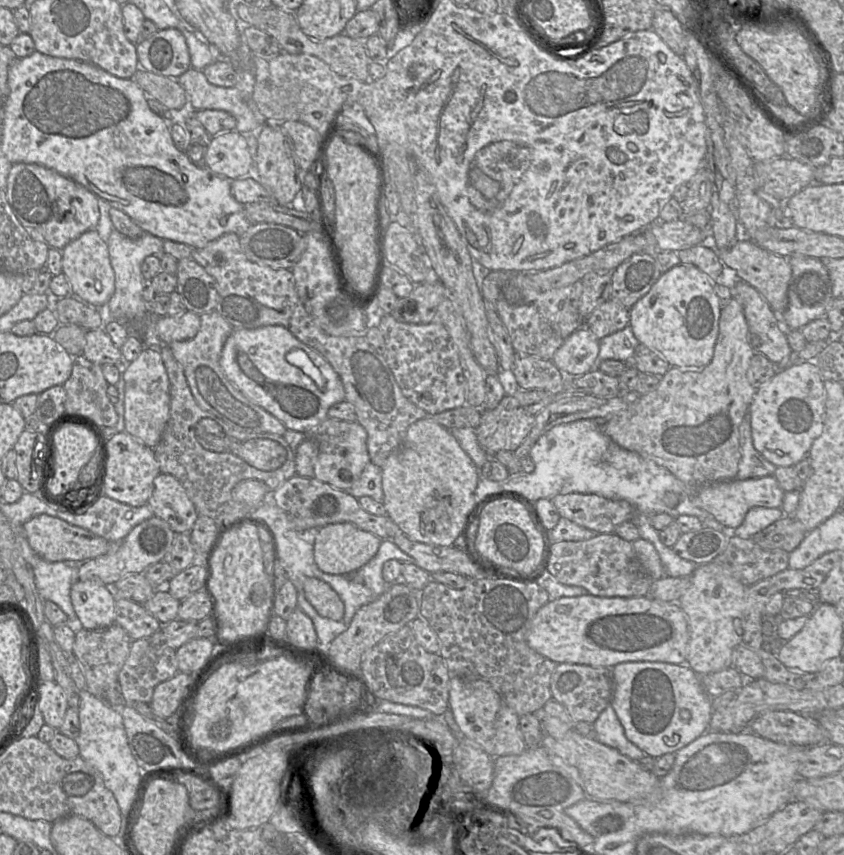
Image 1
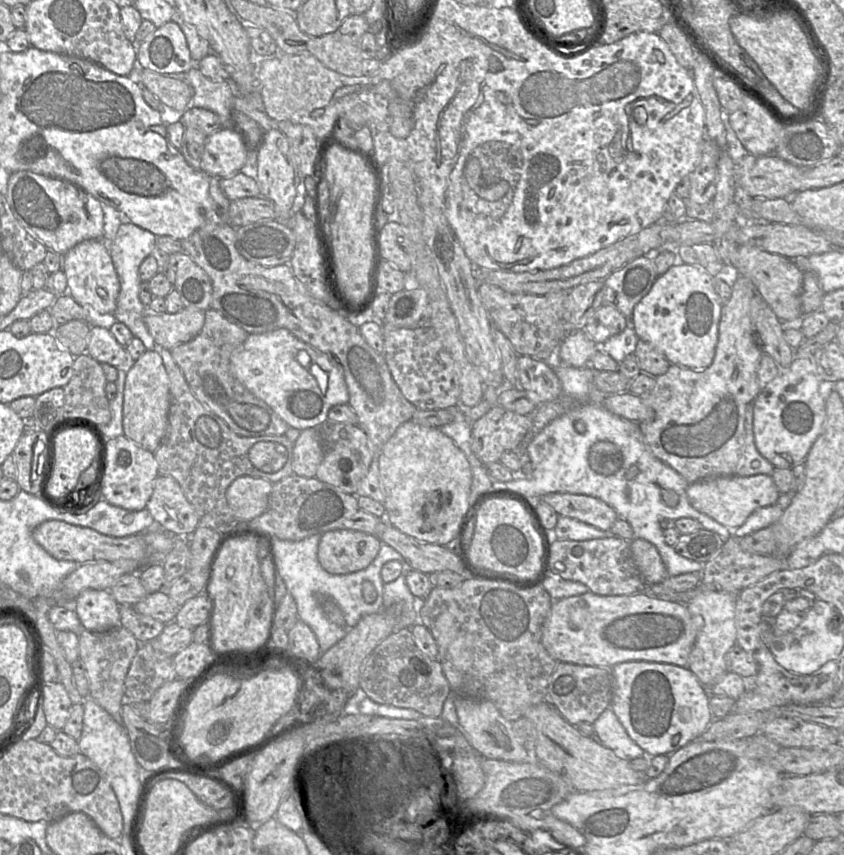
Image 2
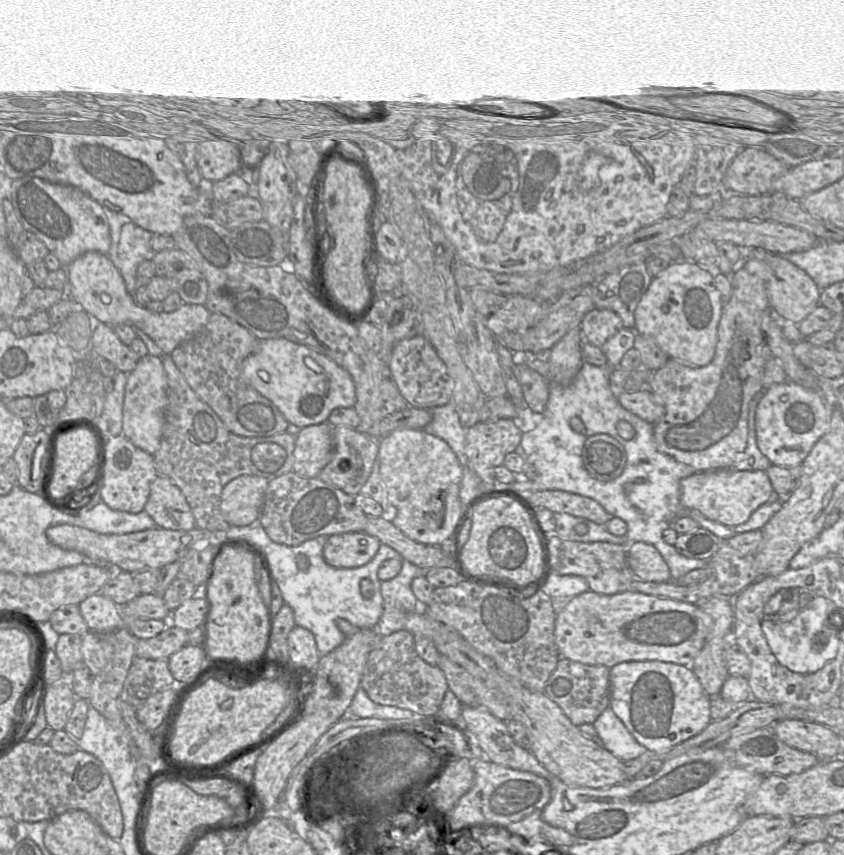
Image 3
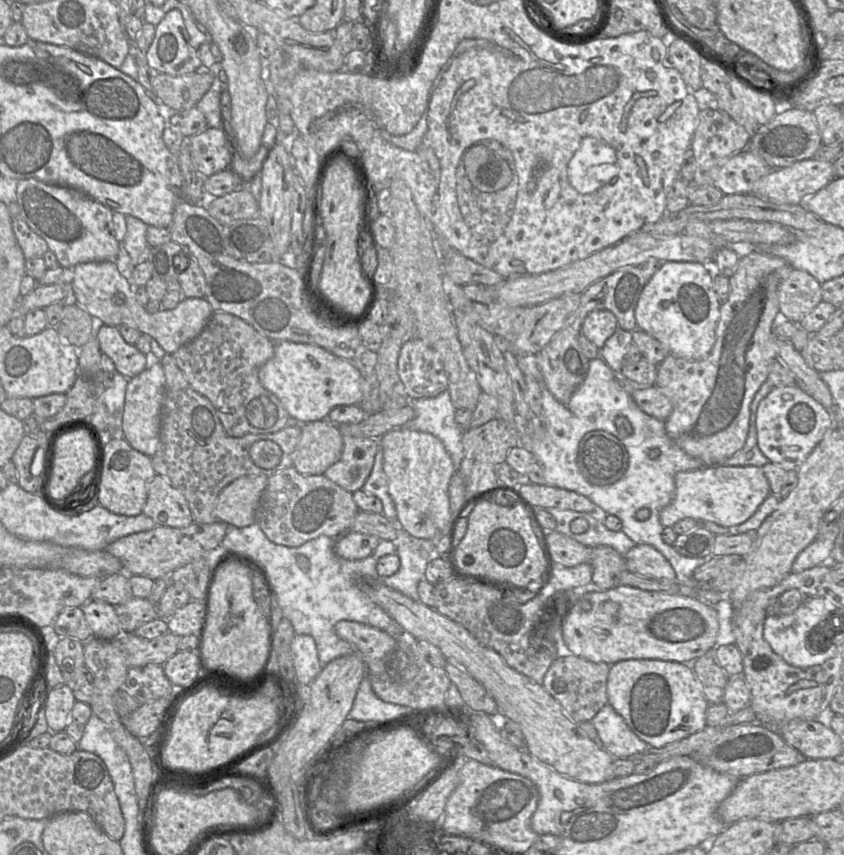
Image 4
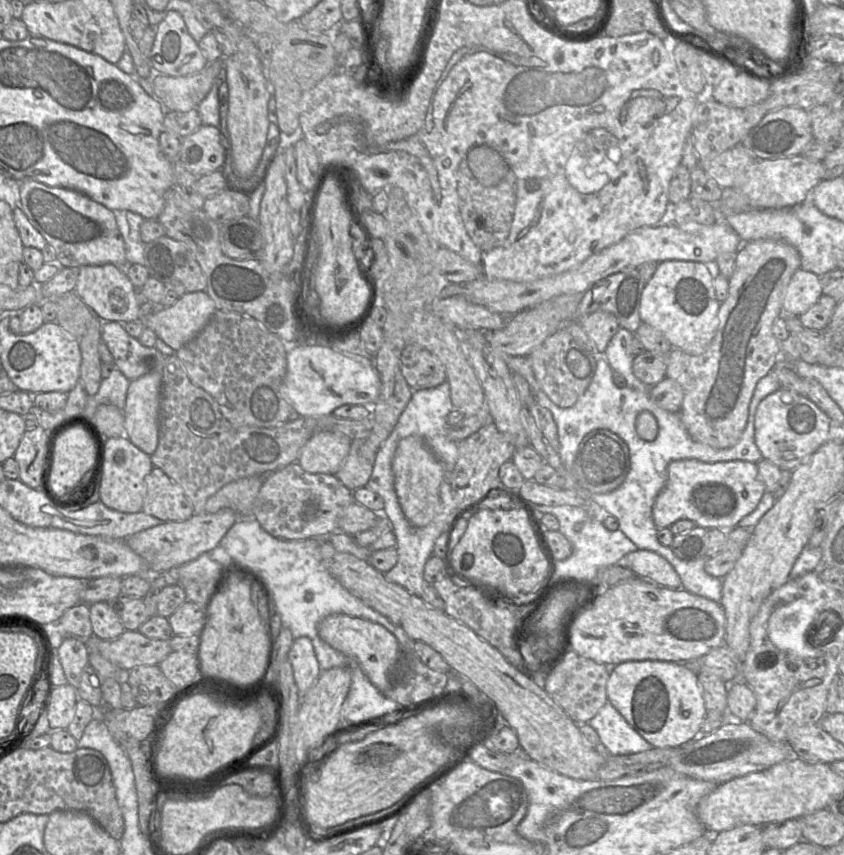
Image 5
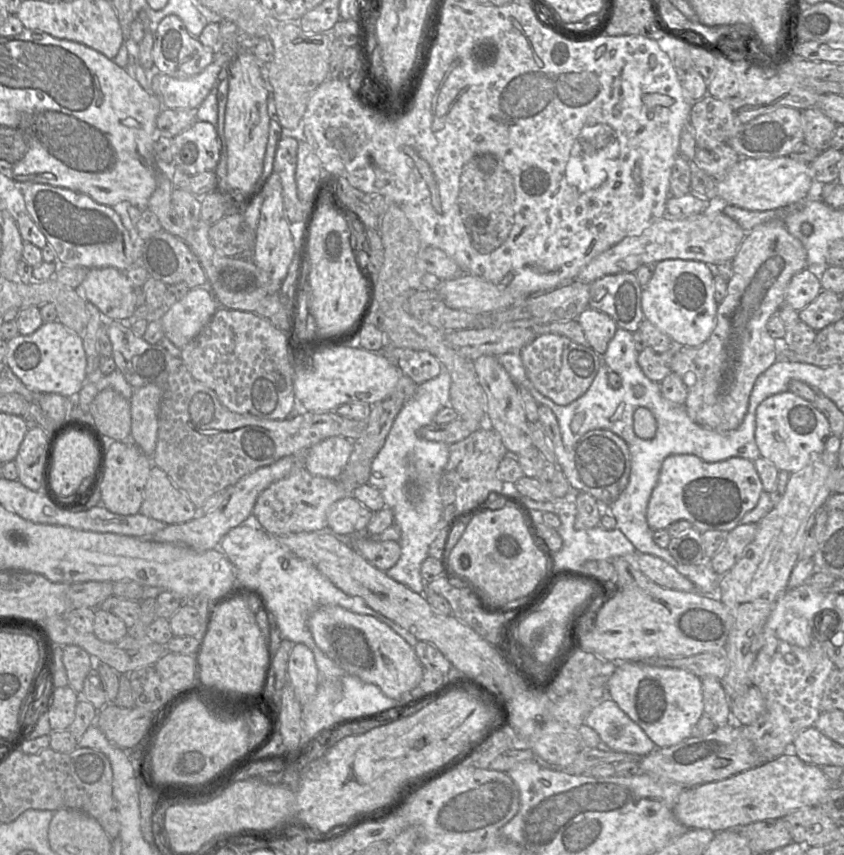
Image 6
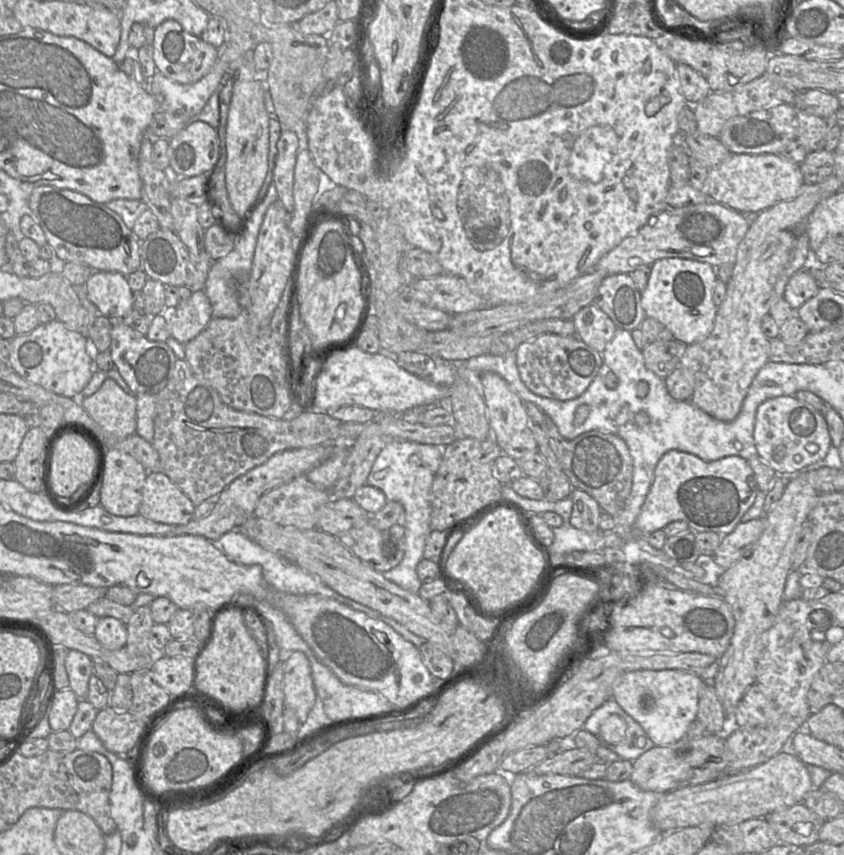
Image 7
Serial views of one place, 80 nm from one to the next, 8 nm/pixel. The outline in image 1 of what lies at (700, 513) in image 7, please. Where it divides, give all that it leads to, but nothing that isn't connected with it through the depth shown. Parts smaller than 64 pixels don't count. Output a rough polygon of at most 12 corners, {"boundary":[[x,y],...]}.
{"boundary":[[774,476],[718,481],[694,505],[729,529],[752,507],[781,508]]}

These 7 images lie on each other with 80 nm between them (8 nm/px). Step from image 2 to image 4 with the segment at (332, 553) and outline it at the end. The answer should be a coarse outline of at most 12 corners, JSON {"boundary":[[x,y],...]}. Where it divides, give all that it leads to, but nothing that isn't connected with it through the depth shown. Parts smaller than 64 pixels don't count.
{"boundary":[[349,530],[335,539],[344,559],[364,559],[380,540]]}

